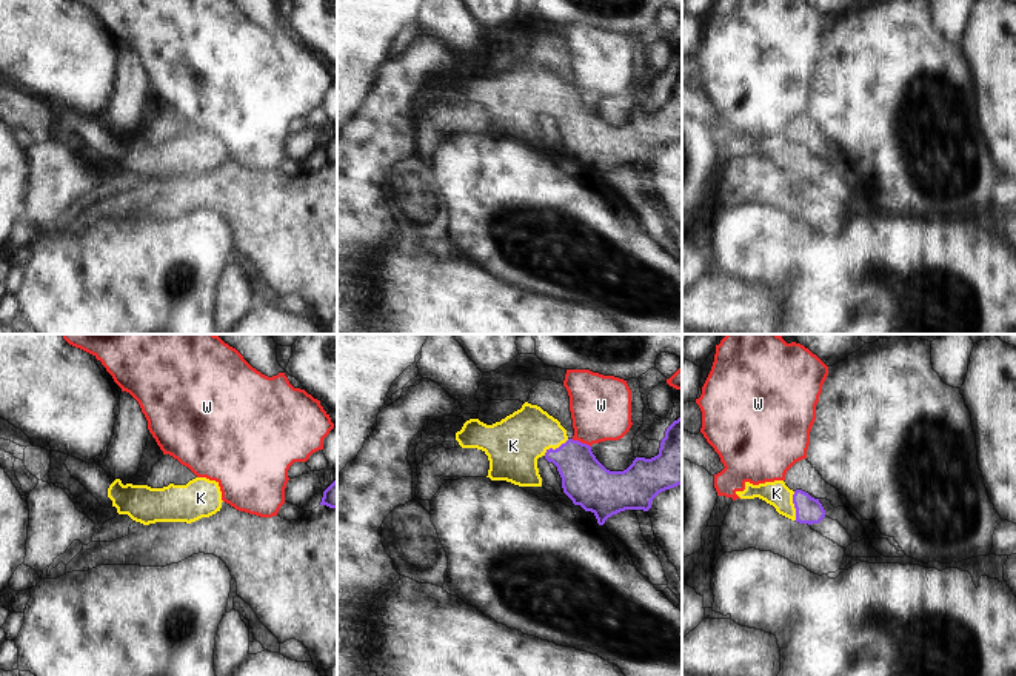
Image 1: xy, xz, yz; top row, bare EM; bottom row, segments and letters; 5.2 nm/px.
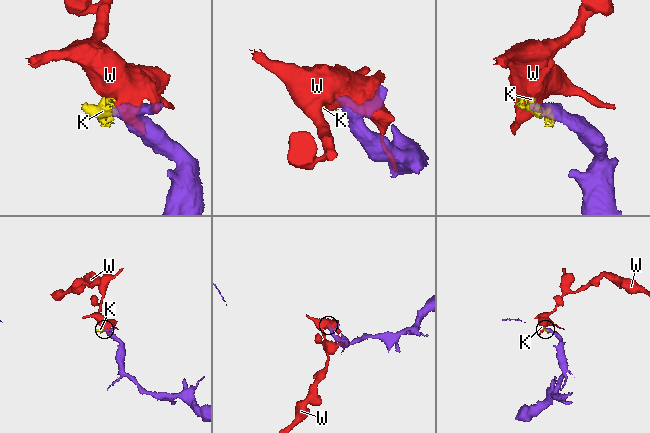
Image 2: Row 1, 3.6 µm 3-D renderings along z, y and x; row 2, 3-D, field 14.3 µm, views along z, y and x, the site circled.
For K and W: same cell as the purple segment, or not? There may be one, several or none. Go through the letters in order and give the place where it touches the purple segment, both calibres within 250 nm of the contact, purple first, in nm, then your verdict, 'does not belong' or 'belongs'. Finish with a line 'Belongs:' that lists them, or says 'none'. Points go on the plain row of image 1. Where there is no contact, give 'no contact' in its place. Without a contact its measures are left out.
K: yz (795, 160) | 140/130 nm | belongs
W: xz (581, 97) | 240/320 nm | does not belong
Belongs: K

